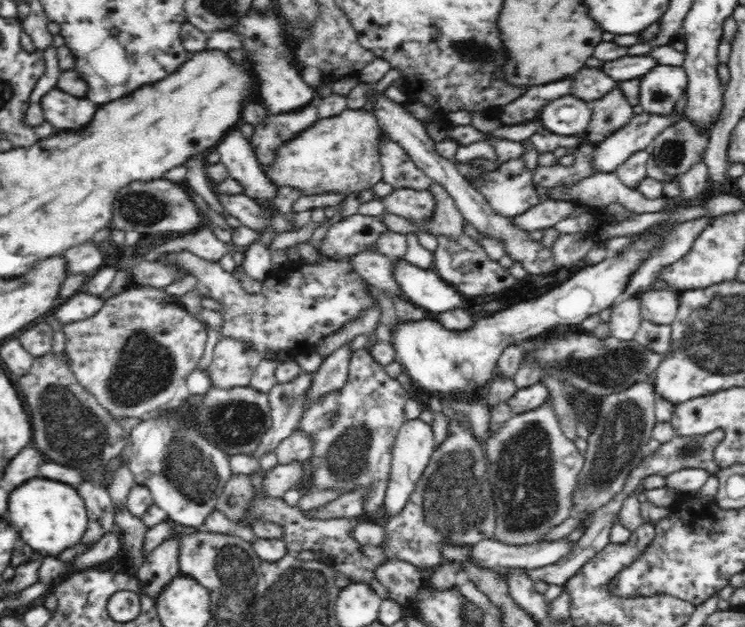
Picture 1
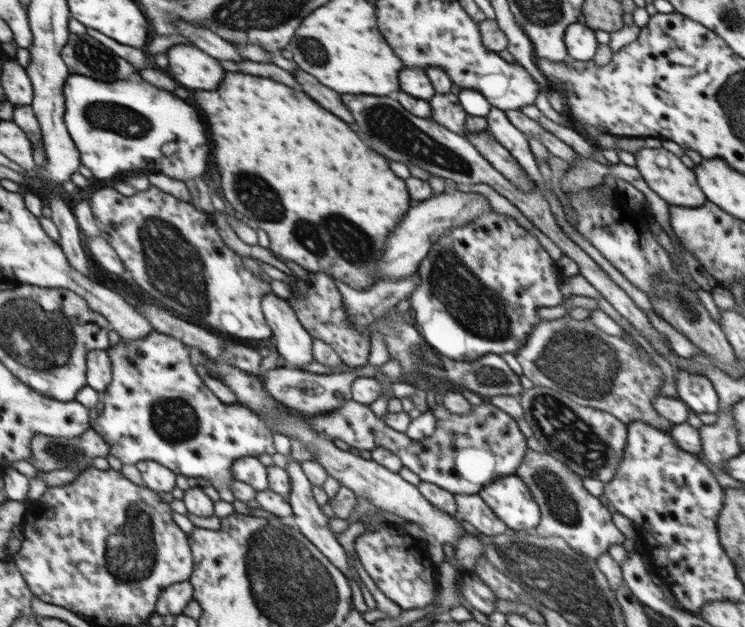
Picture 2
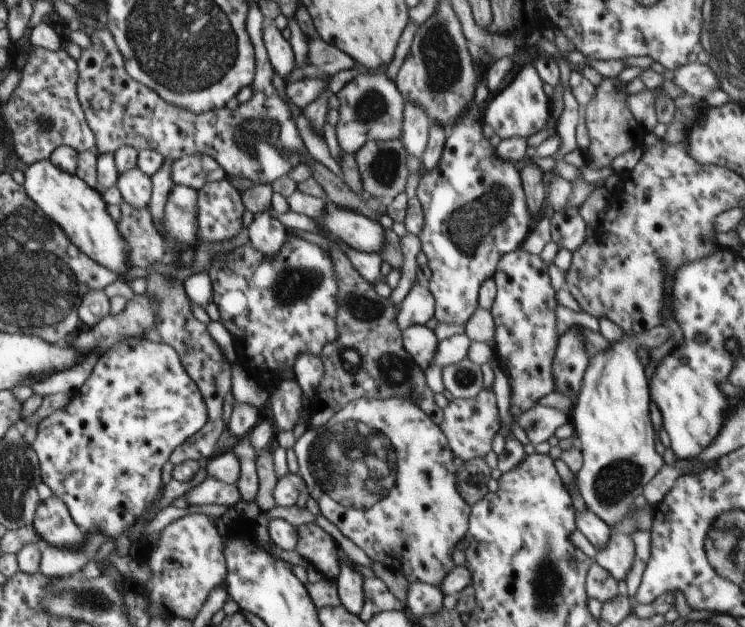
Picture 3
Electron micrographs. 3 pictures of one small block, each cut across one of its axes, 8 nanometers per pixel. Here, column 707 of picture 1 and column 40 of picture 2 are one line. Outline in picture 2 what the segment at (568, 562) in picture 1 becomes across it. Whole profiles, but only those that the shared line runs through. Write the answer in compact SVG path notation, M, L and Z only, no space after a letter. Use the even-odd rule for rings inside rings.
M93 429L76 438L36 434L30 442L30 464L38 471L84 470L92 467L94 458L109 455L108 444Z

